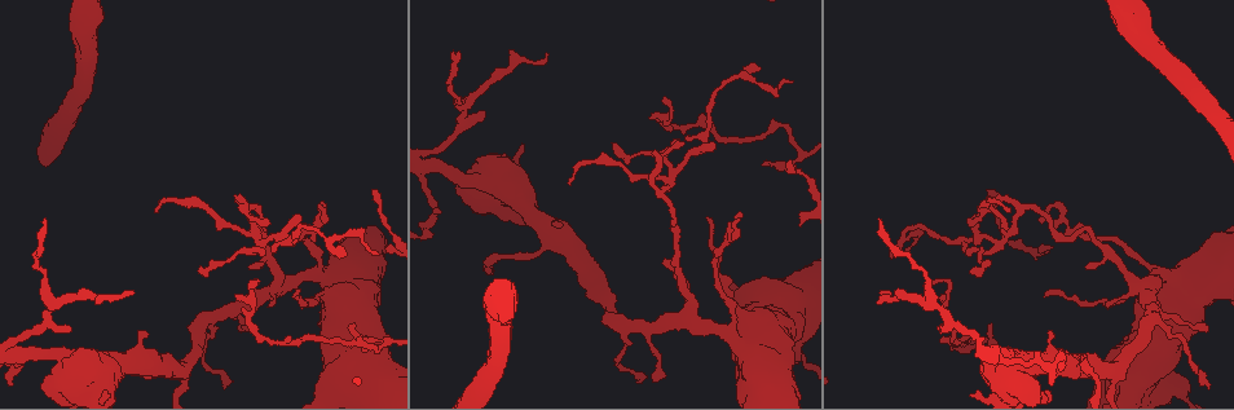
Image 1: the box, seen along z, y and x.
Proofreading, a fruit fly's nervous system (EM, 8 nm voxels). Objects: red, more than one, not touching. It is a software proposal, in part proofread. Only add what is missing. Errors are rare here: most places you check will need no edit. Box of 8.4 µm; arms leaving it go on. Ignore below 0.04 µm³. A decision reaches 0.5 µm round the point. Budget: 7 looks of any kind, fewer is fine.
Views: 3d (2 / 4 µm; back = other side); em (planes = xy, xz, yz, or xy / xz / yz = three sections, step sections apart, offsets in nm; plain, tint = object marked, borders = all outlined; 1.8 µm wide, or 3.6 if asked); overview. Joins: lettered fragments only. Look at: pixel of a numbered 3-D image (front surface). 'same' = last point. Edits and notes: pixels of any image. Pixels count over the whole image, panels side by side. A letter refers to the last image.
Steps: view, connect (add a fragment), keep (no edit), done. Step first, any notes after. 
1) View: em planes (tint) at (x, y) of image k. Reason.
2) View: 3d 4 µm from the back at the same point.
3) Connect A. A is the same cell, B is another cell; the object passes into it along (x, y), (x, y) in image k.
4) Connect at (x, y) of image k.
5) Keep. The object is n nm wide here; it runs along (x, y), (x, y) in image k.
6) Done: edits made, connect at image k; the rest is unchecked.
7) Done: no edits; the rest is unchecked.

View: 3d 4 µm at (613, 144) of image 1. Thin end.

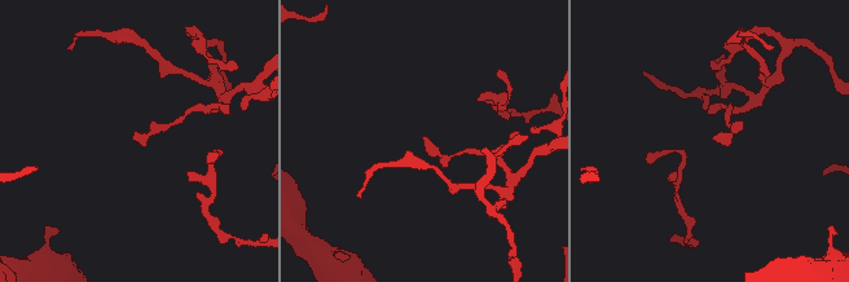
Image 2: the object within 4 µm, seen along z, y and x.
View: em yz step 4 (tint) at (718, 137) of image 2. Now the EM.

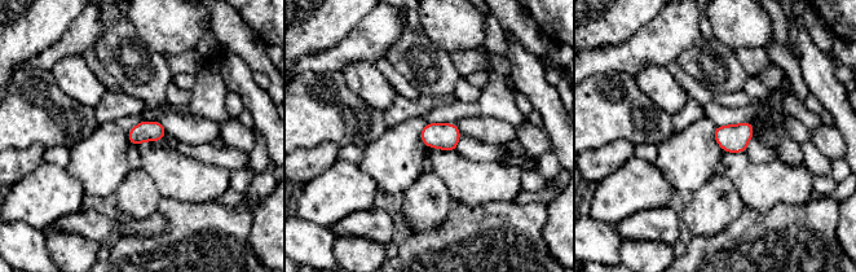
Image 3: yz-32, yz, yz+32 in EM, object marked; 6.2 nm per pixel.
View: em planes (borders) at the same point.

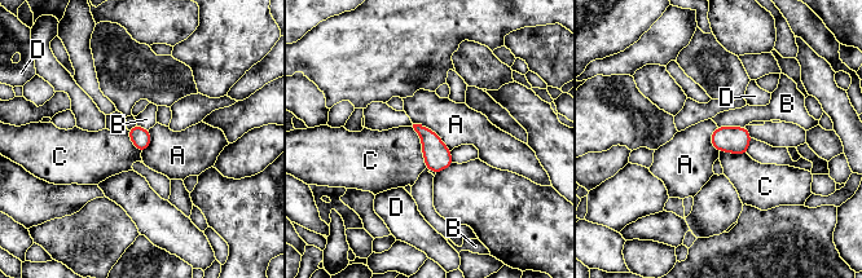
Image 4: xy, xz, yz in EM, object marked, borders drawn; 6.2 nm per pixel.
Keep. The longest contact is with A, 300 nm; A, B, C and D are other cells; a border runs along (413, 123), (429, 127), (451, 150) in image 4; none of them fits.

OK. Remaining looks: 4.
View: 3d 4 µm from the back at (567, 183) of image 1. Tapers out.

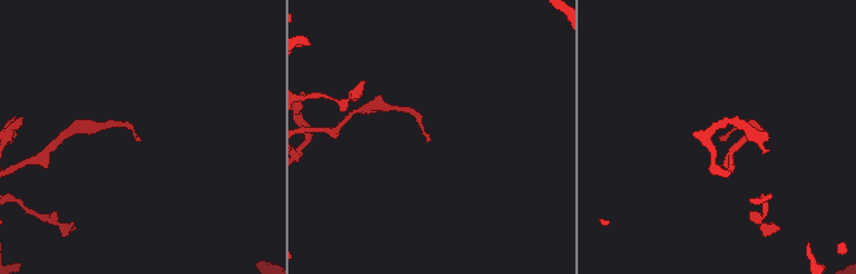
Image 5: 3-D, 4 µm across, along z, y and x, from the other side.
View: em yz step 4 (borders) at (719, 137) of image 5.

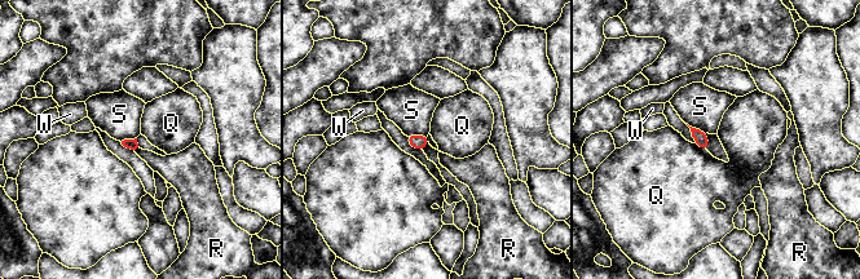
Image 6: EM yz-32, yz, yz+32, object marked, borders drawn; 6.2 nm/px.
View: em planes (borders) at the same point.

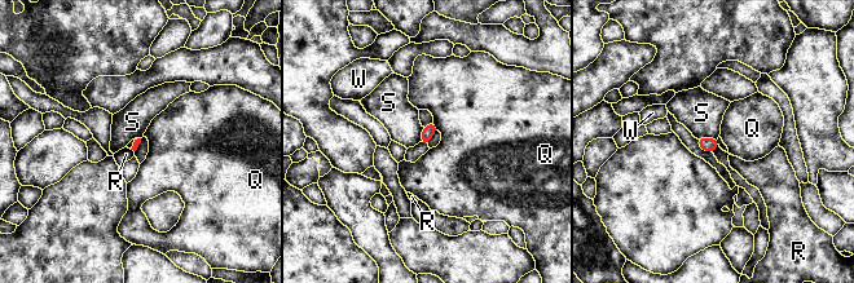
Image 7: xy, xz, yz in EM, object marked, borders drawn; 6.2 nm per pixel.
Keep. Q, R, S and W are other cells; a border runs along (434, 120), (437, 129) in image 7; no lettered fragment goes on from it.

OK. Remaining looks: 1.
View: em planes (borders) at (131, 292) of image 1. Tapers out.

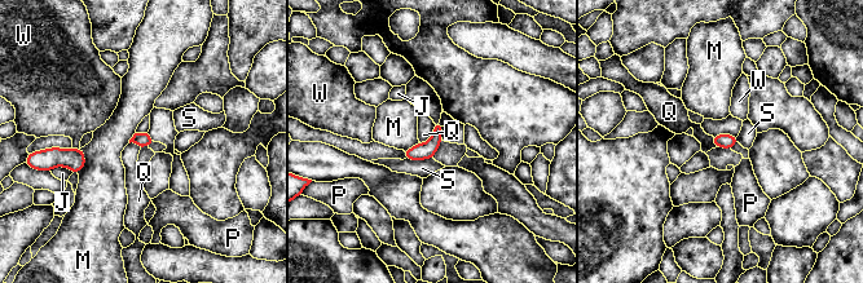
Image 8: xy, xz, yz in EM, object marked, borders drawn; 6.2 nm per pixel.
Keep. J, M, P, Q, S and W are other cells; a border runs along (434, 123), (431, 136), (421, 144) in image 8; no lettered fragment goes on from it.

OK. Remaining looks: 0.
Done: no edits; the rest is unchecked.

